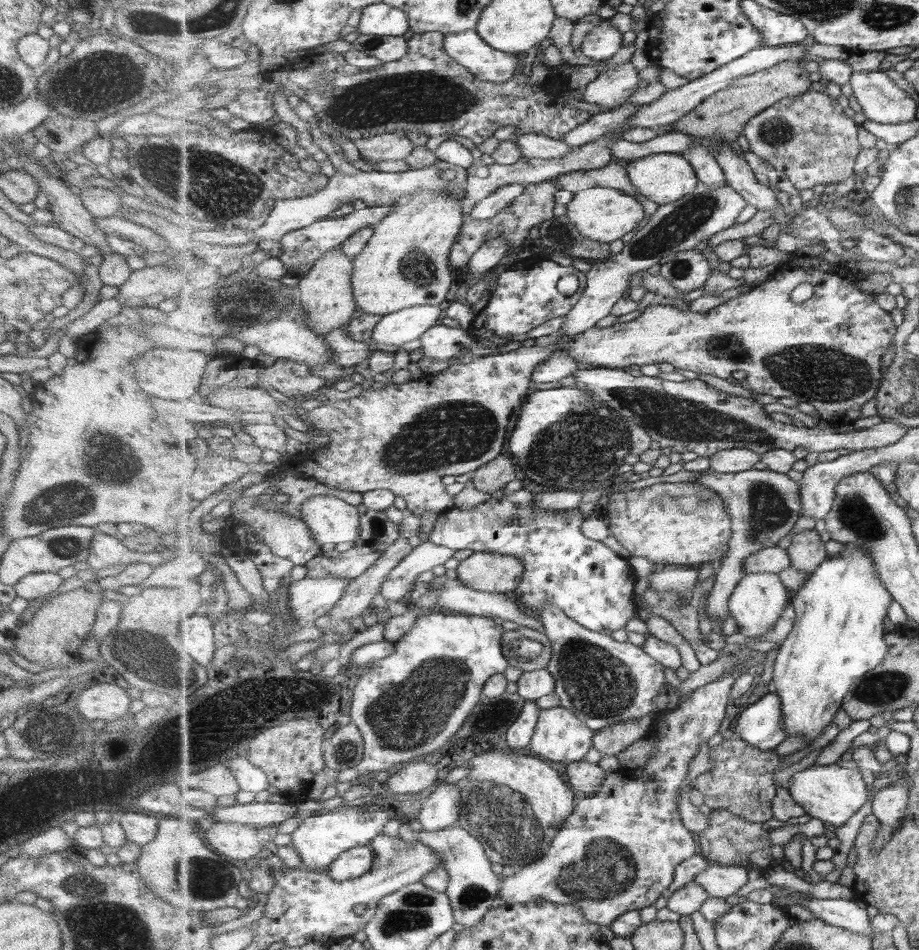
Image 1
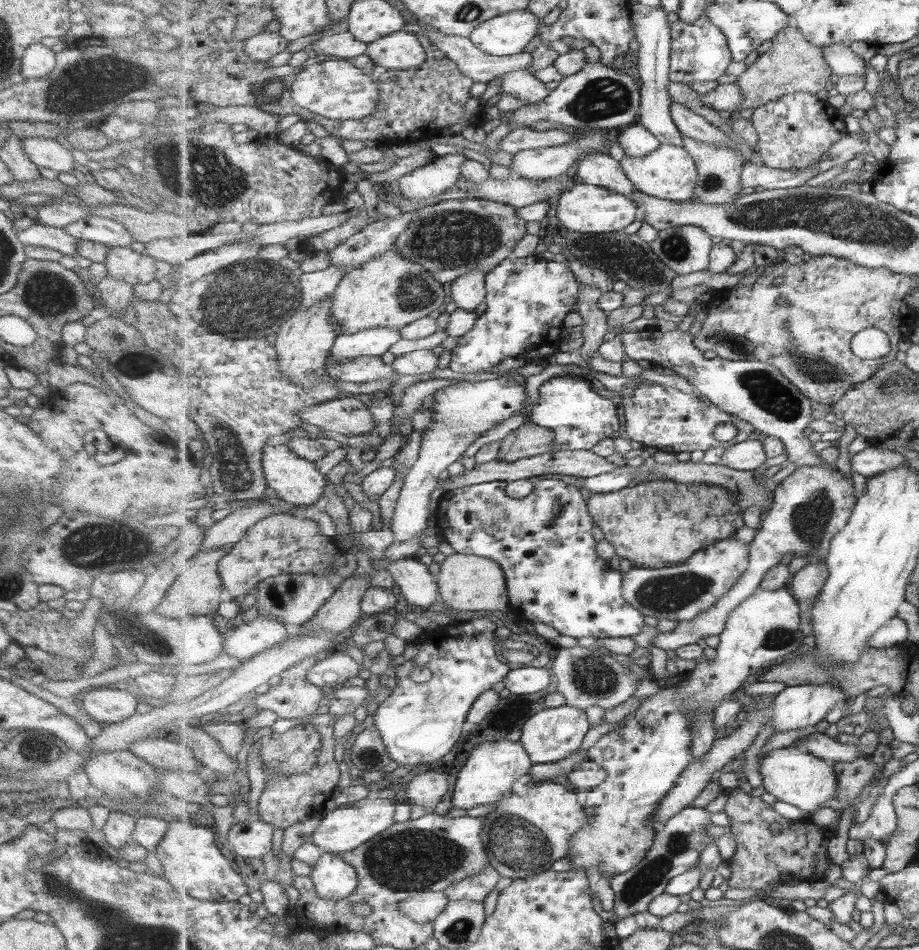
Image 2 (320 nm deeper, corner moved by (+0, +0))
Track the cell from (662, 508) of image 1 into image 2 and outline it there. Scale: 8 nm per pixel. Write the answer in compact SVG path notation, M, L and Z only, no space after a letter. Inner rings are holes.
M662 476L660 479L645 481L644 483L635 484L631 487L615 492L589 493L587 494L587 499L589 504L589 513L591 513L593 519L595 519L596 525L604 532L605 538L615 546L616 554L621 557L621 559L627 559L627 561L630 561L634 567L640 568L661 569L673 567L674 565L681 563L687 563L695 554L697 554L697 552L711 546L711 544L716 544L719 540L725 540L725 538L735 536L735 534L737 534L737 530L745 525L741 510L739 506L737 506L738 500L736 499L736 496L728 488L711 483L682 483L681 481L669 480Z

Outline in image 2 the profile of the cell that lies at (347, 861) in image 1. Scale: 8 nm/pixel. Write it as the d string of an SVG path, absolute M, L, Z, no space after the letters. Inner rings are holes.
M325 853L309 875L321 898L341 900L358 888L360 878L356 868L345 861L345 855Z

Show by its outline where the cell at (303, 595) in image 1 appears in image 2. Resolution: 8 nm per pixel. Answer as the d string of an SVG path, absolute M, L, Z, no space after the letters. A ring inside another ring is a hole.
M260 615L233 629L225 626L224 631L224 651L241 662L251 661L289 638L286 624L276 618Z

